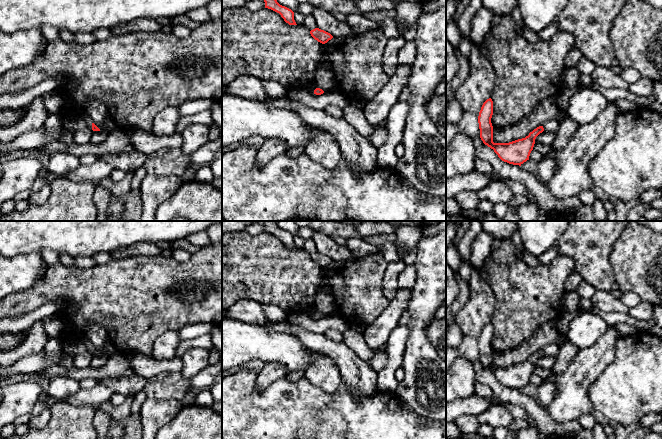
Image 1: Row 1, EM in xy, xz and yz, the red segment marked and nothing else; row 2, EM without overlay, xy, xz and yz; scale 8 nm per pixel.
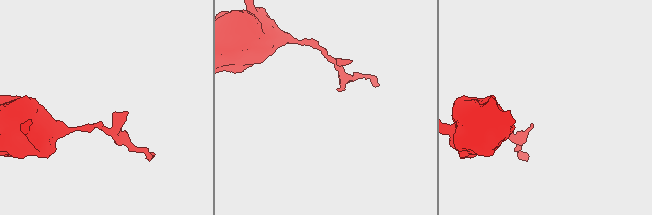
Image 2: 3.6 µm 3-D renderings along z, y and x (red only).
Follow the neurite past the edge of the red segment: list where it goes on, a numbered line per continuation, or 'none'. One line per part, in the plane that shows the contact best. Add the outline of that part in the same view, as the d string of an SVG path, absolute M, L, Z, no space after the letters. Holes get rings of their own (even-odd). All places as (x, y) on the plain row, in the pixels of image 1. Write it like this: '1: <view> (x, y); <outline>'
none

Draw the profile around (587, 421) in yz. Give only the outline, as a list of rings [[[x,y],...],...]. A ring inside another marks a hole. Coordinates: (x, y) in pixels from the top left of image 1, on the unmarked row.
[[[587,413],[587,414],[581,416],[578,419],[578,421],[583,429],[592,430],[594,428],[594,426],[596,425],[596,421],[595,421],[594,417],[591,415],[591,413]]]

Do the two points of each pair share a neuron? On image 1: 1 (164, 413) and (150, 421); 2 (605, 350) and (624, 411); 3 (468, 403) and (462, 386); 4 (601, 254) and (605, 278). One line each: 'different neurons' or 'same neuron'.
1: same neuron
2: different neurons
3: different neurons
4: same neuron

